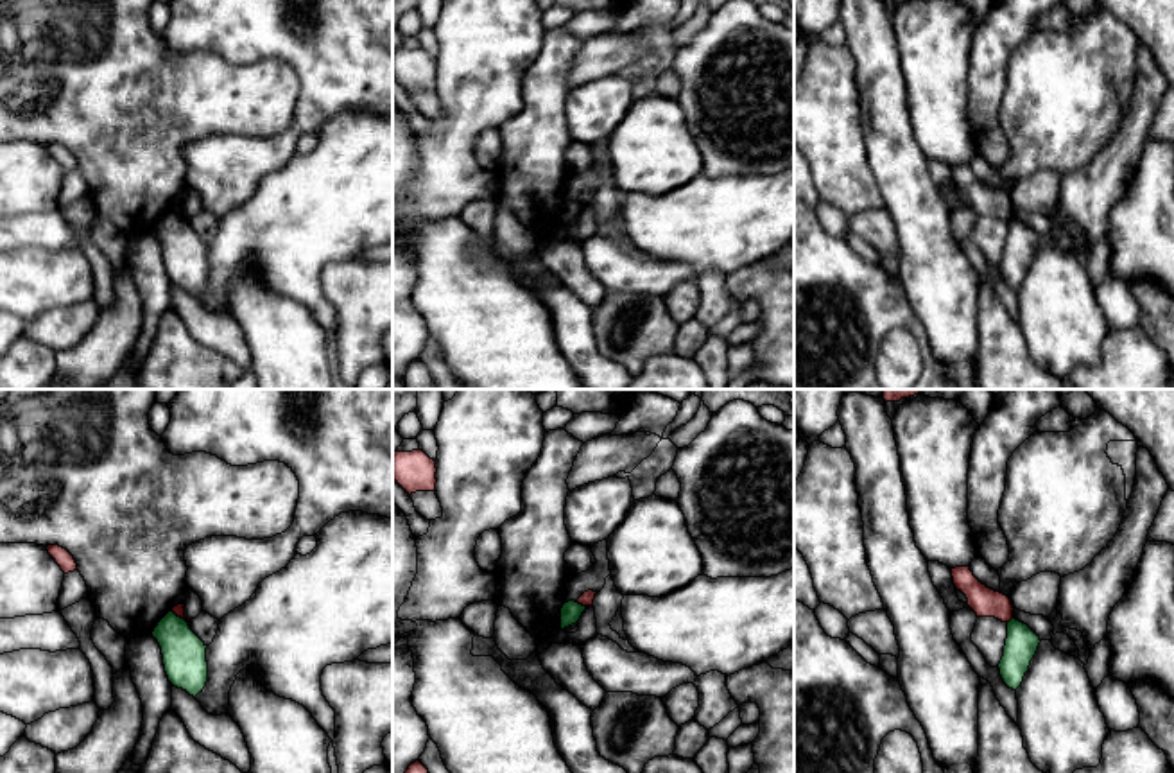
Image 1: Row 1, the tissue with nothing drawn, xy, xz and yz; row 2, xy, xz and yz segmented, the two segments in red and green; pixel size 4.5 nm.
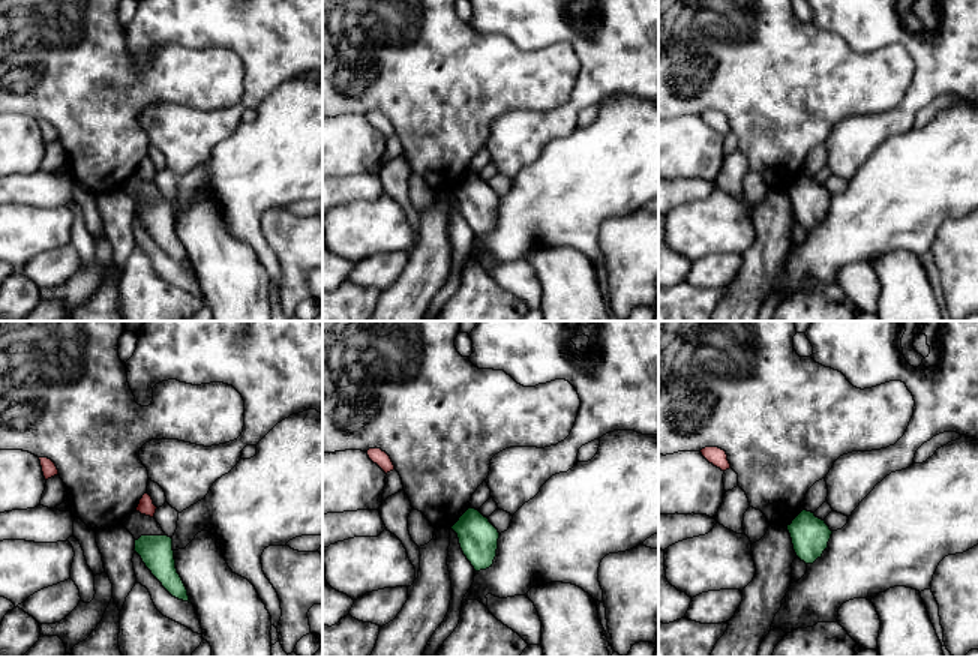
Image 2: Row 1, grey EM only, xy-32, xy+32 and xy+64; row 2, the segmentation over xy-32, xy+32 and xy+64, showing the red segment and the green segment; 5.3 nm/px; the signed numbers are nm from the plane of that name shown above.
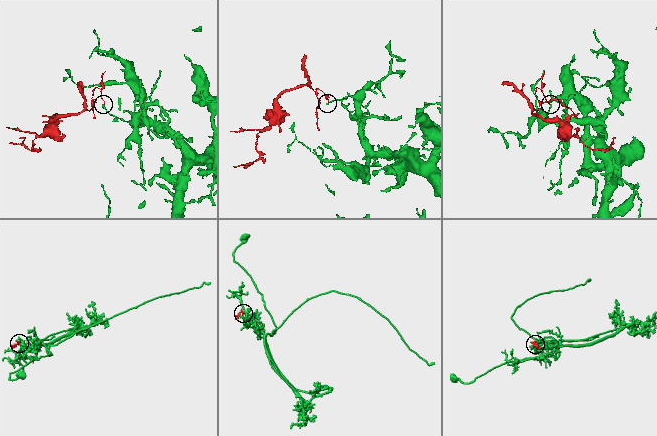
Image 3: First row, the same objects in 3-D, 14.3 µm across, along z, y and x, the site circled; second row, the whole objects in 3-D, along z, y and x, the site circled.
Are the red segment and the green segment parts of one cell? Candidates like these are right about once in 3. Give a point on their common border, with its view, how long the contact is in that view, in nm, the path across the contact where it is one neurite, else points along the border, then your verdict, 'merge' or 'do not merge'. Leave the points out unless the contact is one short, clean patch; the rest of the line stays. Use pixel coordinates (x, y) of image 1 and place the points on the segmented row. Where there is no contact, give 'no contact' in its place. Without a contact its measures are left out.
contact xz (581, 603); length 50 nm; border xz (578, 601), (585, 607); do not merge

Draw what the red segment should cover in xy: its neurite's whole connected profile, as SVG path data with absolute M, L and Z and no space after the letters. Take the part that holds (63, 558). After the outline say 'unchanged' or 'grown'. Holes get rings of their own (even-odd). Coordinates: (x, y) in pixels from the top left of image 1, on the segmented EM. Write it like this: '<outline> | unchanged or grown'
M48 545L47 551L65 574L73 572L77 569L73 556L66 549L59 545Z | unchanged

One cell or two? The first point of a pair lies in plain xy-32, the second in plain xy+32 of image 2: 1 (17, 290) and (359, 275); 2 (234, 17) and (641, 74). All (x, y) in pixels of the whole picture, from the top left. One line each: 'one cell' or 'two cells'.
1: two cells
2: one cell

